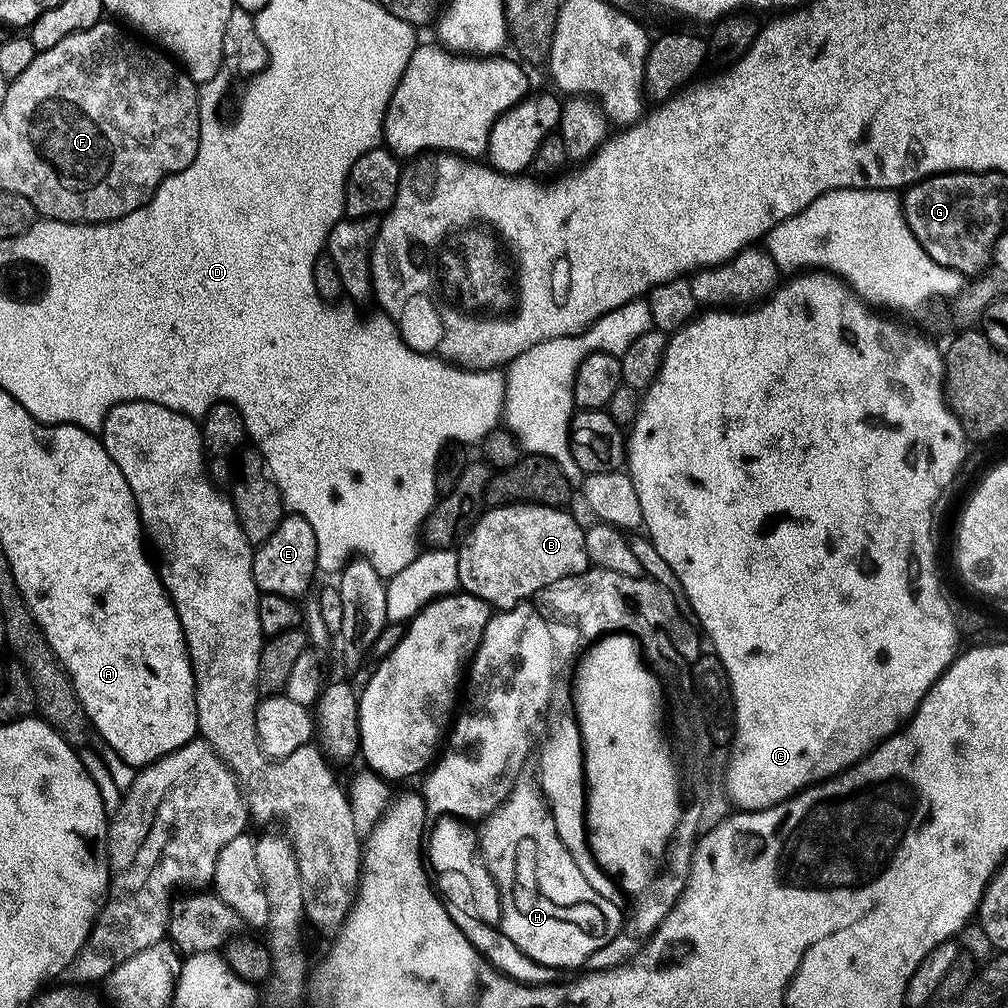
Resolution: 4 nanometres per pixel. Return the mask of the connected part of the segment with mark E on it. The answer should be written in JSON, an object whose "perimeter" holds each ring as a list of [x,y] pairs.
{"perimeter":[[[295,514],[284,515],[278,530],[274,530],[274,534],[270,534],[270,538],[266,538],[261,544],[255,545],[252,577],[257,589],[263,594],[282,594],[294,601],[299,601],[300,596],[307,597],[312,579],[318,576],[317,554],[318,542],[314,538],[314,525]]]}

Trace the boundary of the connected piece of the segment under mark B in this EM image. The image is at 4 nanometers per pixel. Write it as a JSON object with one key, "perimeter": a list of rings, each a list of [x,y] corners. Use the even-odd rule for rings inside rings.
{"perimeter":[[[502,504],[499,506],[489,507],[488,512],[484,512],[476,520],[476,525],[468,532],[468,544],[464,544],[458,548],[456,557],[458,558],[458,582],[460,588],[471,594],[482,598],[493,609],[503,610],[513,608],[518,604],[523,604],[529,598],[535,597],[537,592],[541,592],[546,586],[551,584],[559,585],[568,576],[581,576],[582,573],[588,571],[590,565],[588,563],[588,555],[586,554],[586,542],[584,541],[584,528],[574,517],[564,508],[551,508],[545,504]]]}

